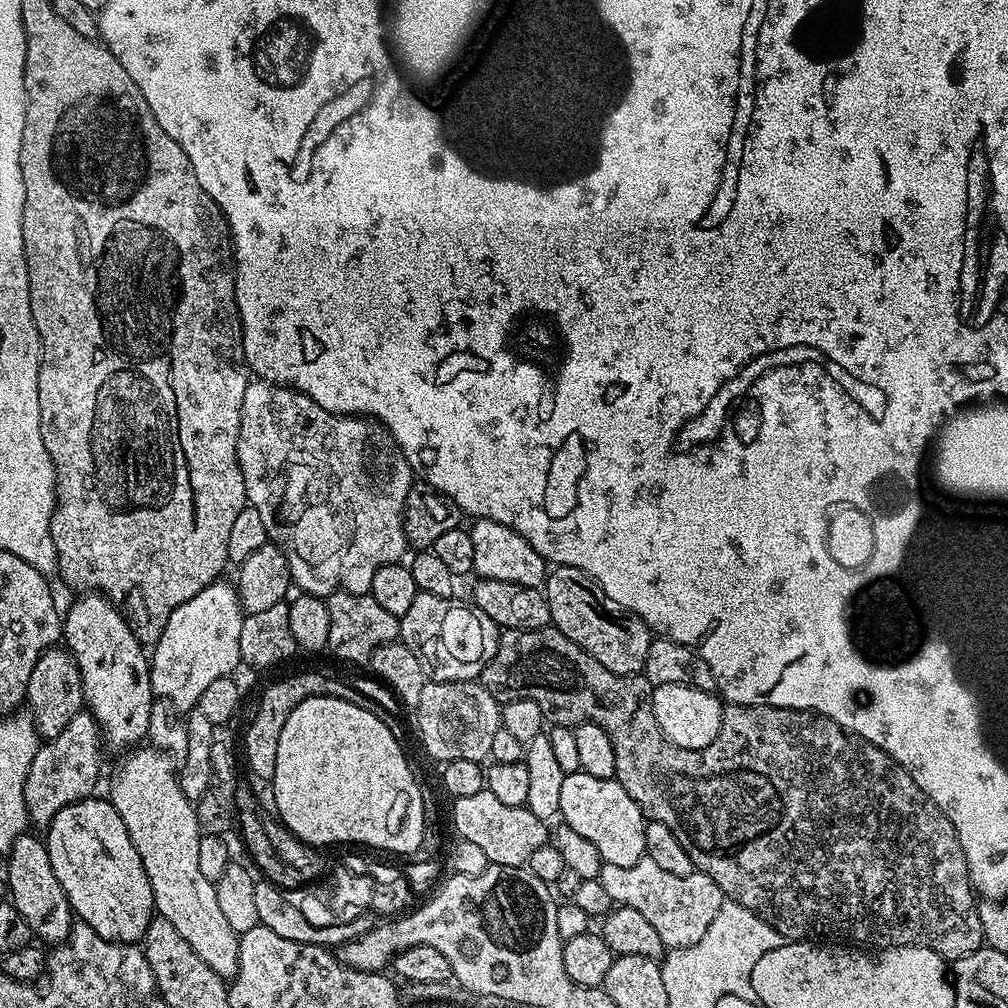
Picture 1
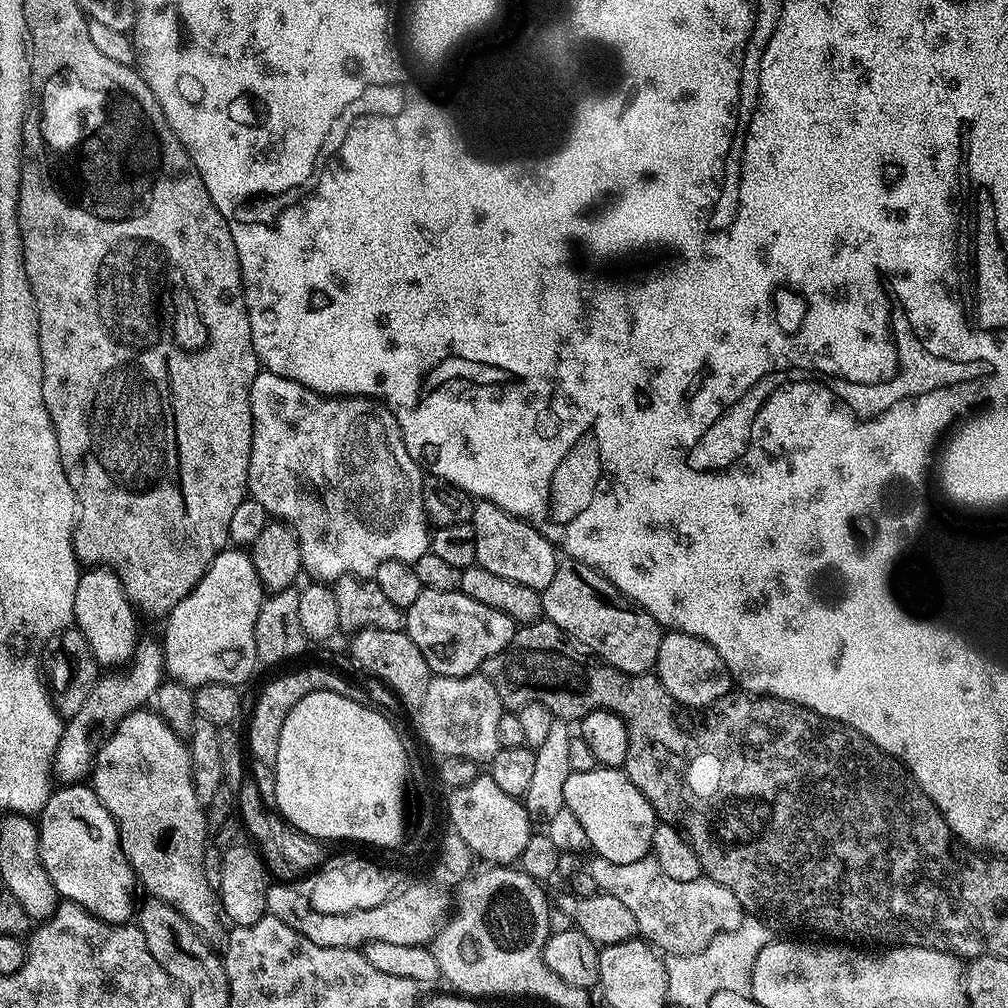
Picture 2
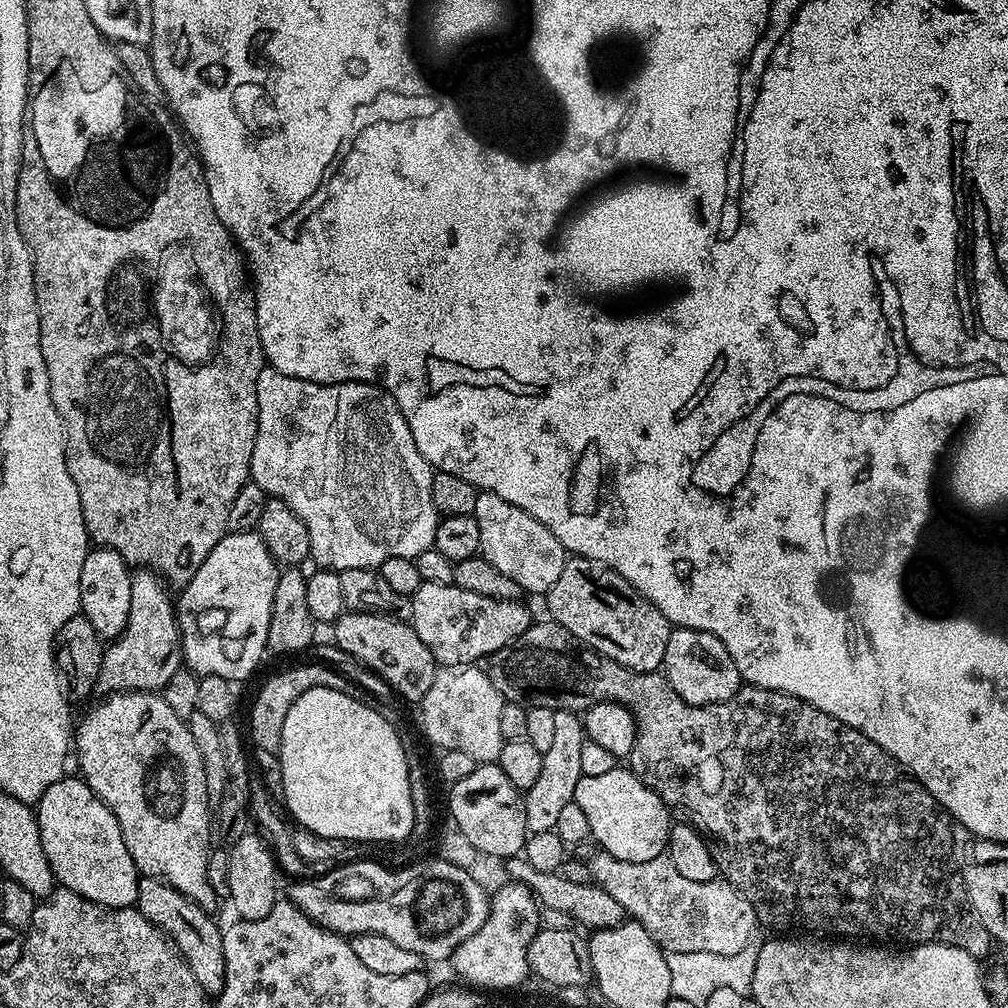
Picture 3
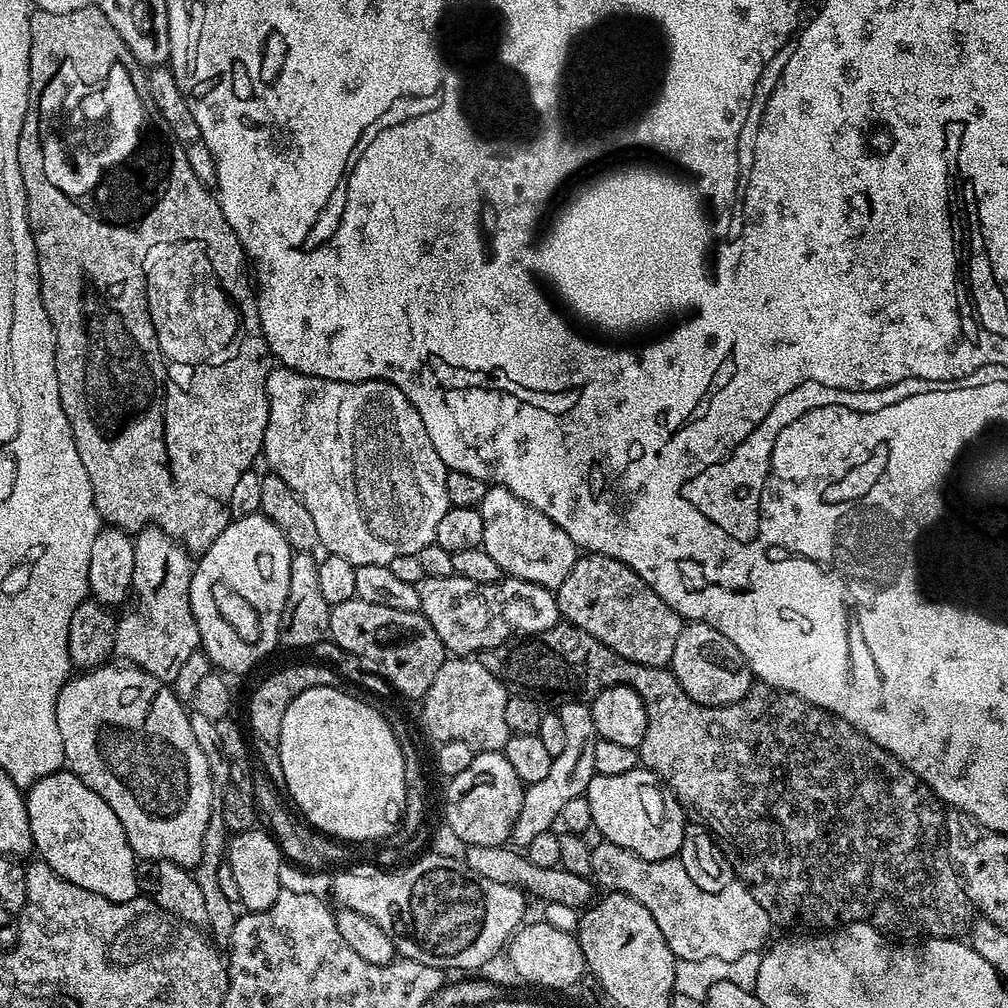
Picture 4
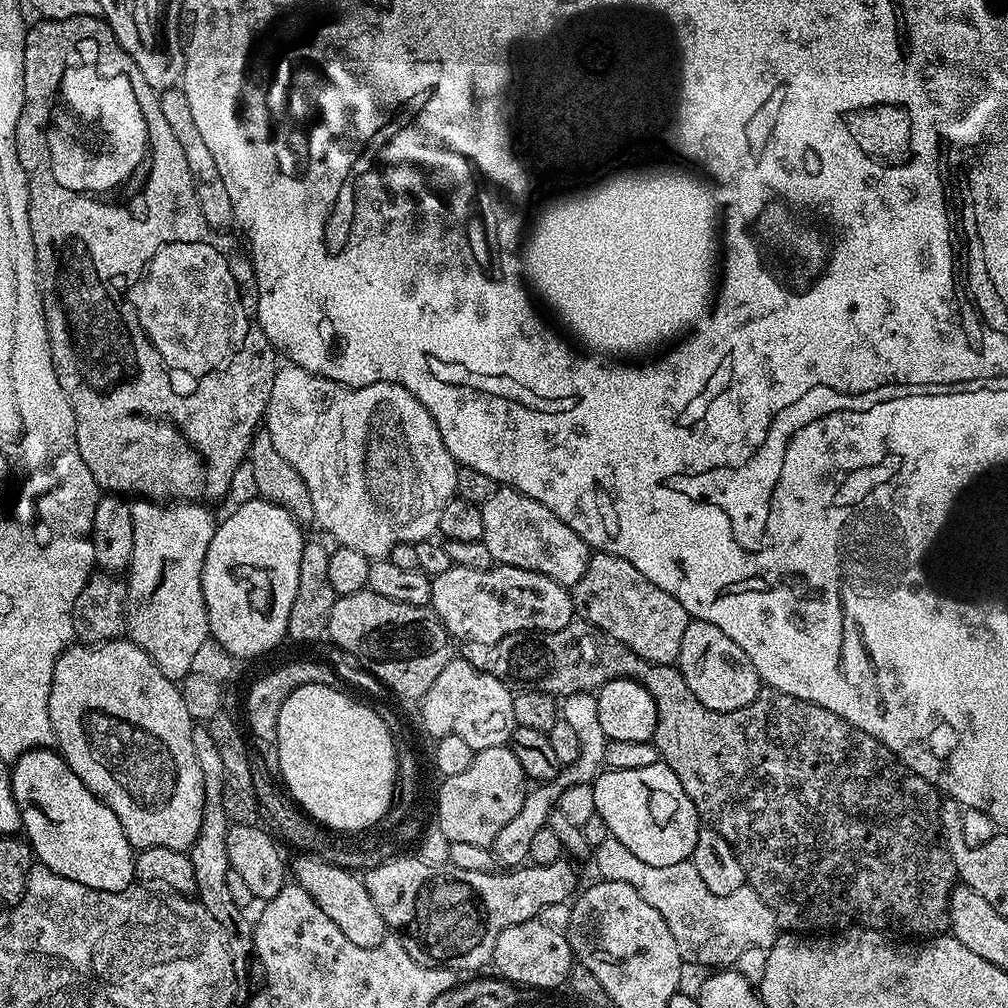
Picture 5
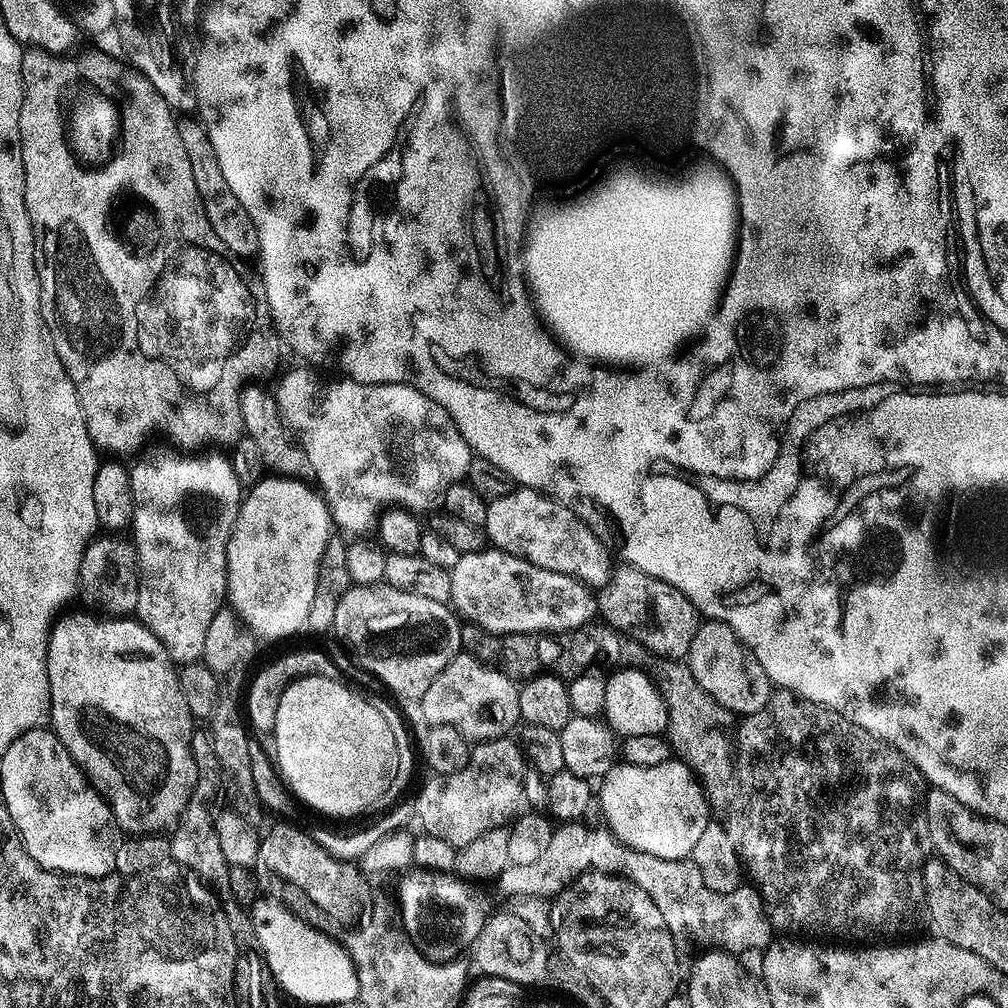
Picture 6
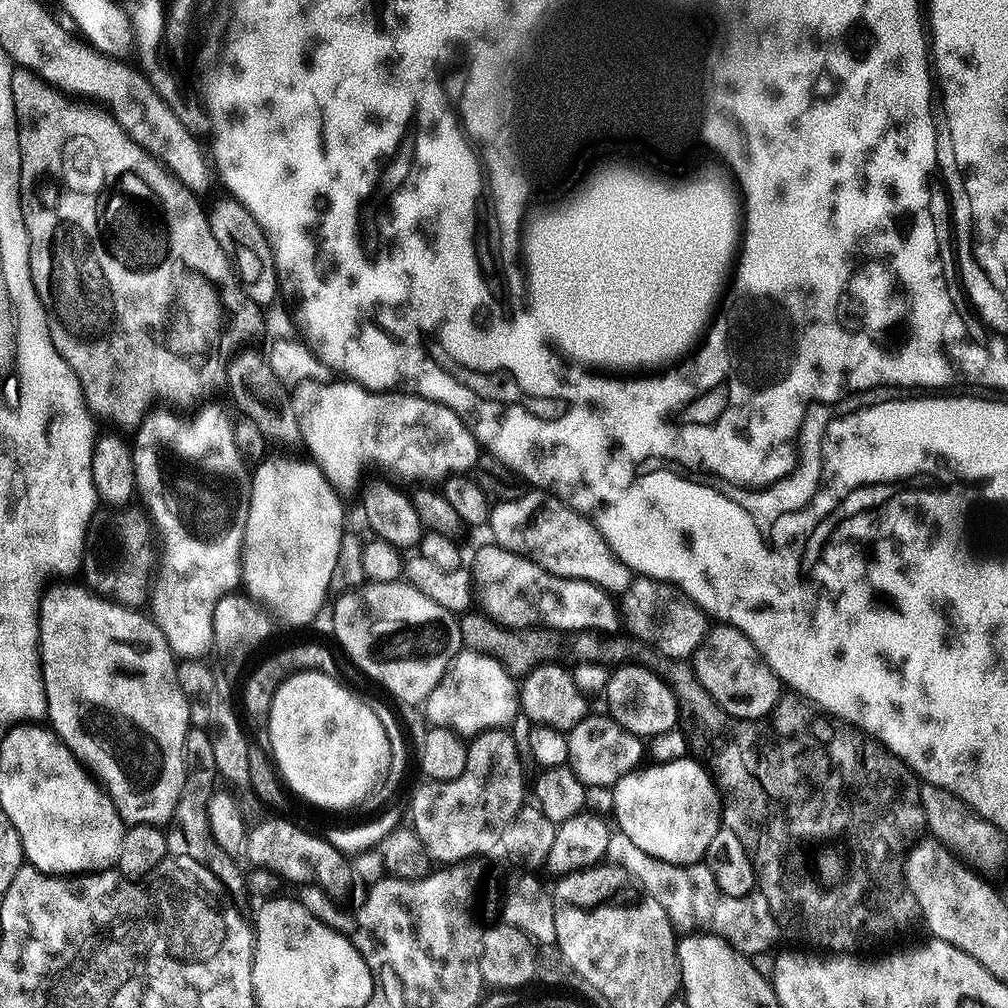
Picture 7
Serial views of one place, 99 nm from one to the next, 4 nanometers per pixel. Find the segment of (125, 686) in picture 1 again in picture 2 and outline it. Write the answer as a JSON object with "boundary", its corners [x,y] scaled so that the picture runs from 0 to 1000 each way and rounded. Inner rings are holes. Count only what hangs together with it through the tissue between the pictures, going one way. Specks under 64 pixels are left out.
{"boundary":[[[98,562],[88,563],[80,566],[77,585],[73,585],[73,605],[71,614],[74,622],[89,637],[89,645],[95,658],[100,661],[106,659],[126,660],[137,646],[135,639],[136,608],[123,588],[121,577],[112,567]]]}

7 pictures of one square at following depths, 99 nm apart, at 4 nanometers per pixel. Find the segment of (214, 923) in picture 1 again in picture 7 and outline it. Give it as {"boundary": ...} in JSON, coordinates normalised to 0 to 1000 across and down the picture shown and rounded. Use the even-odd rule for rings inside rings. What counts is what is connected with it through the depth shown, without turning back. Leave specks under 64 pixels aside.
{"boundary":[[[60,577],[57,583],[49,582],[41,590],[38,614],[40,616],[40,668],[44,674],[44,684],[48,693],[47,717],[66,742],[77,751],[80,758],[91,767],[100,782],[107,787],[113,796],[117,808],[124,818],[154,817],[163,819],[172,813],[174,802],[183,787],[183,779],[187,776],[188,759],[184,754],[184,738],[188,719],[192,714],[192,706],[188,695],[175,676],[176,652],[171,650],[169,641],[158,621],[152,617],[150,610],[133,603],[122,603],[112,595],[104,595],[94,587],[75,577]]]}

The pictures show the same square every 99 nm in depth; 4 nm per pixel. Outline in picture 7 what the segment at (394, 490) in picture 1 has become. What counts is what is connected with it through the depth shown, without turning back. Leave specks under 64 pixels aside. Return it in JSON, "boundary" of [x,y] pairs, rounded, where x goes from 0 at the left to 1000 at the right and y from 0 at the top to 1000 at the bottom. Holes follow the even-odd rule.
{"boundary":[[[320,377],[300,378],[289,386],[288,396],[296,415],[301,443],[306,443],[305,451],[321,467],[321,472],[335,489],[343,490],[353,483],[356,485],[357,471],[361,464],[378,464],[379,467],[394,472],[389,473],[394,477],[417,476],[413,478],[420,478],[425,482],[439,478],[449,470],[460,470],[471,465],[474,451],[472,436],[460,421],[460,416],[450,411],[450,407],[446,407],[441,401],[420,397],[418,393],[401,387],[368,389],[358,381],[327,380]]]}

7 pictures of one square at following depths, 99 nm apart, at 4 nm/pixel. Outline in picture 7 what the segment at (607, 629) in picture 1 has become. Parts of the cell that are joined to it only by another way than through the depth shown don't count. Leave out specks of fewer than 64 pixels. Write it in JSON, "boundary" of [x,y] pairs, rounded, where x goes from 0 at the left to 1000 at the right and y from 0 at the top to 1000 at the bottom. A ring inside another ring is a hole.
{"boundary":[[[632,570],[627,580],[614,592],[615,613],[622,630],[653,644],[665,653],[683,655],[690,650],[704,622],[704,612],[688,596],[661,575]]]}

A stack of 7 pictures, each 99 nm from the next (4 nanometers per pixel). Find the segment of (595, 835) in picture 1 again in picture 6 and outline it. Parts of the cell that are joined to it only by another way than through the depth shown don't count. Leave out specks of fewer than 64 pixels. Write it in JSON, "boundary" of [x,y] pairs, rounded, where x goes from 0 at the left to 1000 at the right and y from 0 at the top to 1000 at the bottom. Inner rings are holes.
{"boundary":[[[668,752],[653,760],[629,760],[615,756],[604,762],[596,778],[599,779],[593,782],[593,802],[595,798],[604,823],[616,833],[619,841],[662,853],[682,853],[689,846],[696,827],[703,819],[704,803],[693,774],[675,753]]]}

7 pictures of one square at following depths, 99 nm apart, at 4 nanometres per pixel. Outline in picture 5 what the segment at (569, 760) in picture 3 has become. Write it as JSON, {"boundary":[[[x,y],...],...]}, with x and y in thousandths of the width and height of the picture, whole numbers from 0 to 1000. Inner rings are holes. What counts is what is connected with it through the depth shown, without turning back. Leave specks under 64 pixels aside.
{"boundary":[[[574,687],[559,691],[554,702],[555,709],[573,728],[573,752],[569,756],[559,759],[558,765],[550,776],[540,776],[529,781],[524,791],[518,796],[518,804],[506,812],[503,821],[494,823],[494,831],[490,831],[487,837],[488,847],[501,862],[511,863],[524,853],[528,832],[534,827],[534,823],[544,820],[544,813],[549,803],[553,801],[560,783],[570,778],[586,778],[595,769],[600,761],[599,749],[603,739],[603,730],[597,728],[597,719],[593,712],[593,696],[586,687]]]}

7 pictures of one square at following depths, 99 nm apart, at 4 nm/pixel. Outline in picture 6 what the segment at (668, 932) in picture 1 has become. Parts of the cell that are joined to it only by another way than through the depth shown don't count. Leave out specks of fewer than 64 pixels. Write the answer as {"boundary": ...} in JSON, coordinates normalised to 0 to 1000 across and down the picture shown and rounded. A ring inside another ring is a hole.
{"boundary":[[[619,841],[608,851],[607,857],[606,860],[614,868],[637,879],[637,883],[641,883],[641,887],[645,887],[645,891],[649,891],[649,899],[653,899],[653,903],[657,903],[657,911],[661,911],[663,921],[668,927],[674,927],[676,930],[678,930],[677,928],[684,929],[688,936],[695,937],[695,941],[736,946],[745,940],[759,941],[768,932],[768,918],[758,900],[758,892],[755,891],[749,880],[735,879],[726,885],[712,887],[708,883],[704,883],[704,879],[700,879],[700,875],[696,871],[696,863],[690,857],[689,852],[649,851],[649,847]]]}

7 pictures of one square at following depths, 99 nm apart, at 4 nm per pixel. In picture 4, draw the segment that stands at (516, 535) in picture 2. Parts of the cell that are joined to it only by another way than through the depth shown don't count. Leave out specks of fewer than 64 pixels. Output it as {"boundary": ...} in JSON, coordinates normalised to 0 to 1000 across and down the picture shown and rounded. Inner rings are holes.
{"boundary":[[[485,482],[475,502],[478,510],[478,543],[490,558],[494,558],[497,568],[509,575],[530,577],[549,585],[562,577],[562,569],[569,565],[573,545],[565,538],[565,530],[558,526],[538,506],[518,498],[506,486]]]}

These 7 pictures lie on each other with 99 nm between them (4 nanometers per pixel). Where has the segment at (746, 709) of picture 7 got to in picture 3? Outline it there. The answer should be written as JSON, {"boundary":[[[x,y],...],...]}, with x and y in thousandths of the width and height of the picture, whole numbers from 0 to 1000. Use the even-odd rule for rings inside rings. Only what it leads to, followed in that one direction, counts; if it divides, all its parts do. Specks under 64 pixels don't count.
{"boundary":[[[668,622],[665,637],[661,637],[657,670],[665,677],[665,681],[669,681],[677,696],[685,696],[688,700],[718,697],[728,692],[728,688],[736,682],[732,661],[728,661],[724,645],[720,645],[720,641],[716,641],[708,629],[688,623]]]}

